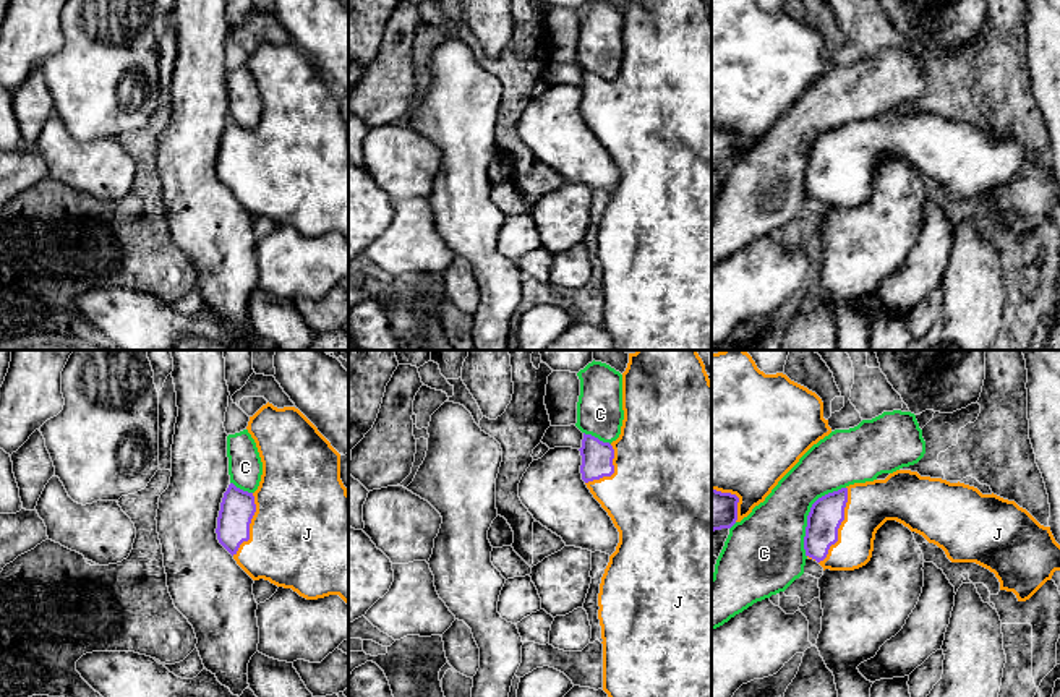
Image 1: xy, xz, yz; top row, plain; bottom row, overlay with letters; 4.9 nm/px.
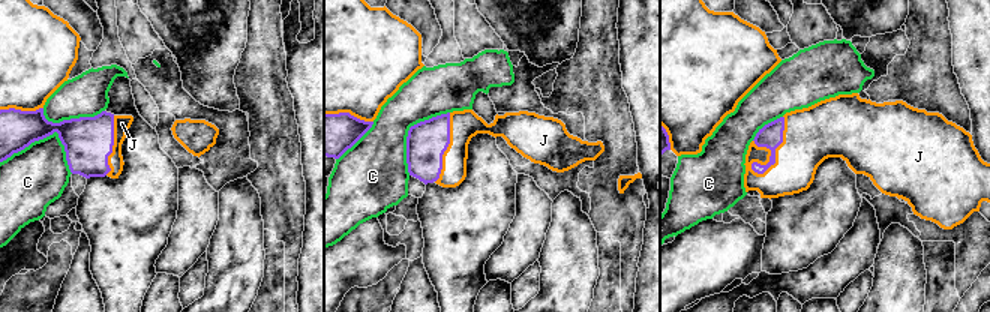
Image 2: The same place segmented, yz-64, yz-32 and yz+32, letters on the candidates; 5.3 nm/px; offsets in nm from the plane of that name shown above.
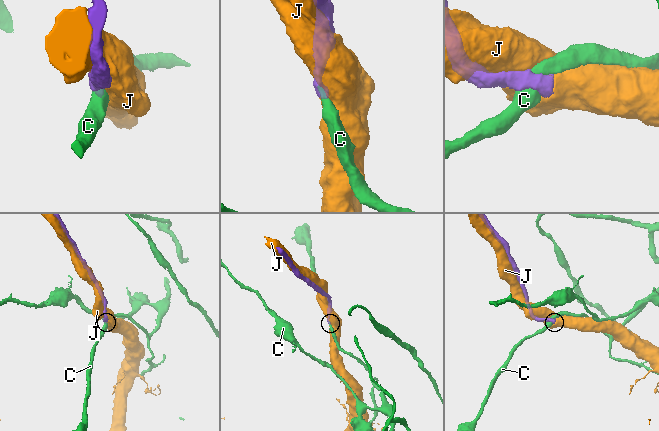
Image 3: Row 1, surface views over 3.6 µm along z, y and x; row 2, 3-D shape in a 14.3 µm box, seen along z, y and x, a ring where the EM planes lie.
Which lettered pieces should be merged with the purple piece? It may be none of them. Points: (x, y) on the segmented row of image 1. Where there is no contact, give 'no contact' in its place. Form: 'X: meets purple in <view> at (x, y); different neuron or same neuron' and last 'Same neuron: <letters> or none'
C: meets purple in yz at (809, 514); different neuron
J: meets purple in yz at (840, 524); same neuron
Same neuron: J

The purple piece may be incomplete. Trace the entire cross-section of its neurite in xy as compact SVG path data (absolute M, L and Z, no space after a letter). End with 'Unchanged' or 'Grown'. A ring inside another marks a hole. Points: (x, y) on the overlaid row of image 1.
M267 402L253 417L250 417L246 430L256 443L263 462L263 475L259 486L254 493L243 491L237 488L233 483L229 485L227 491L224 493L217 517L216 533L219 543L233 556L237 564L253 580L264 579L277 587L292 588L306 600L318 600L329 595L339 595L348 605L348 493L340 480L340 454L318 431L318 428L295 407L277 408Z. Grown

